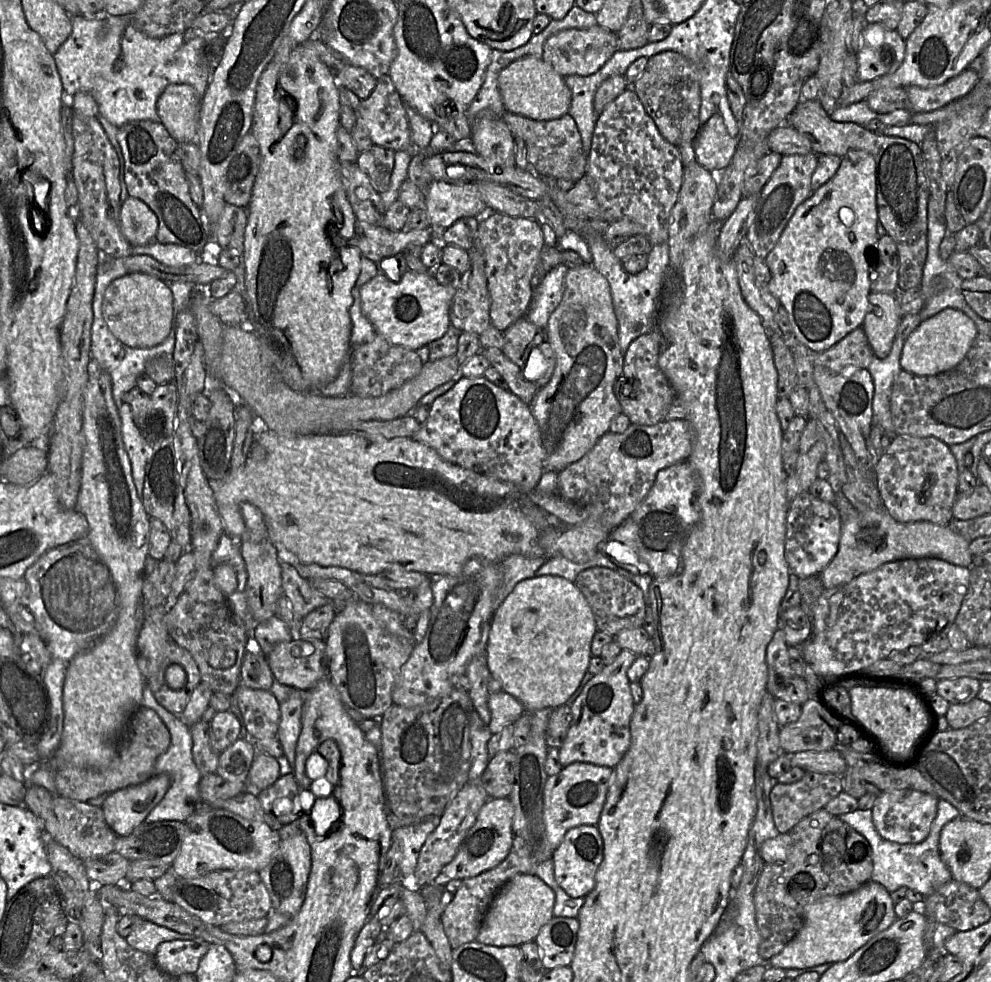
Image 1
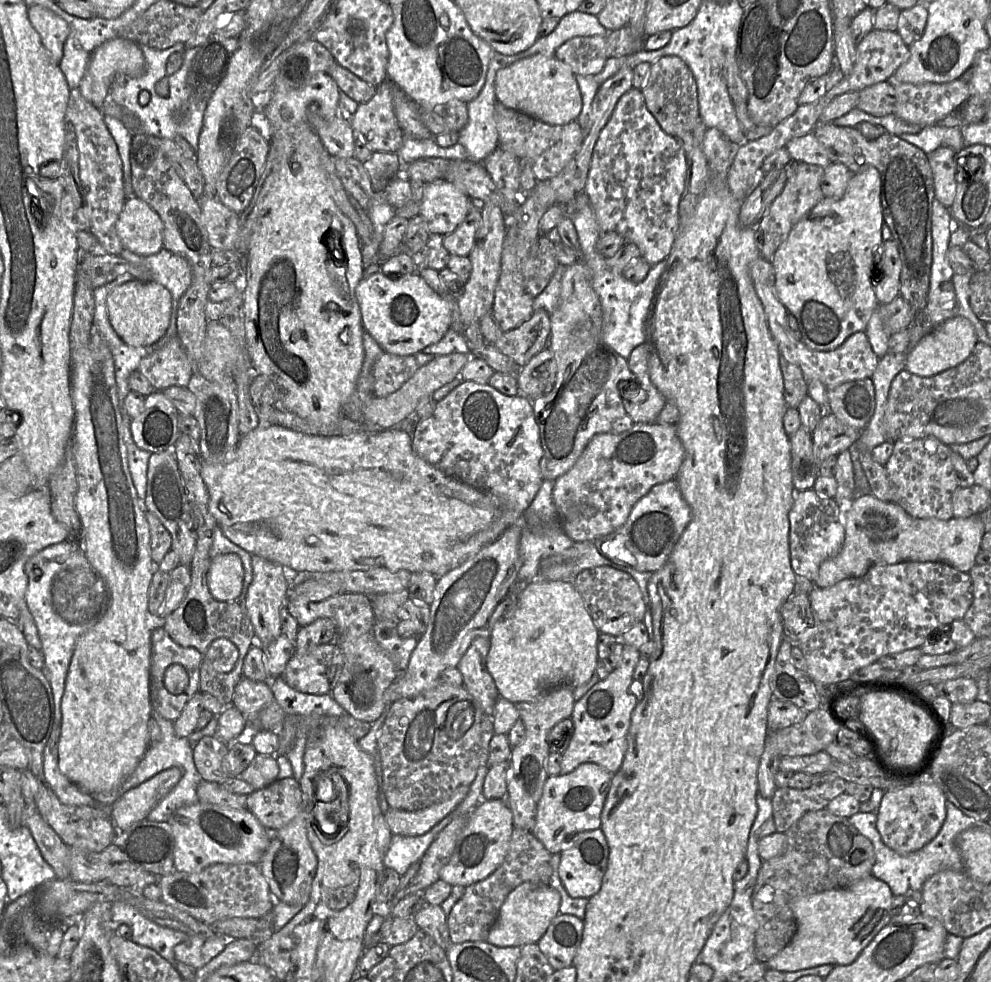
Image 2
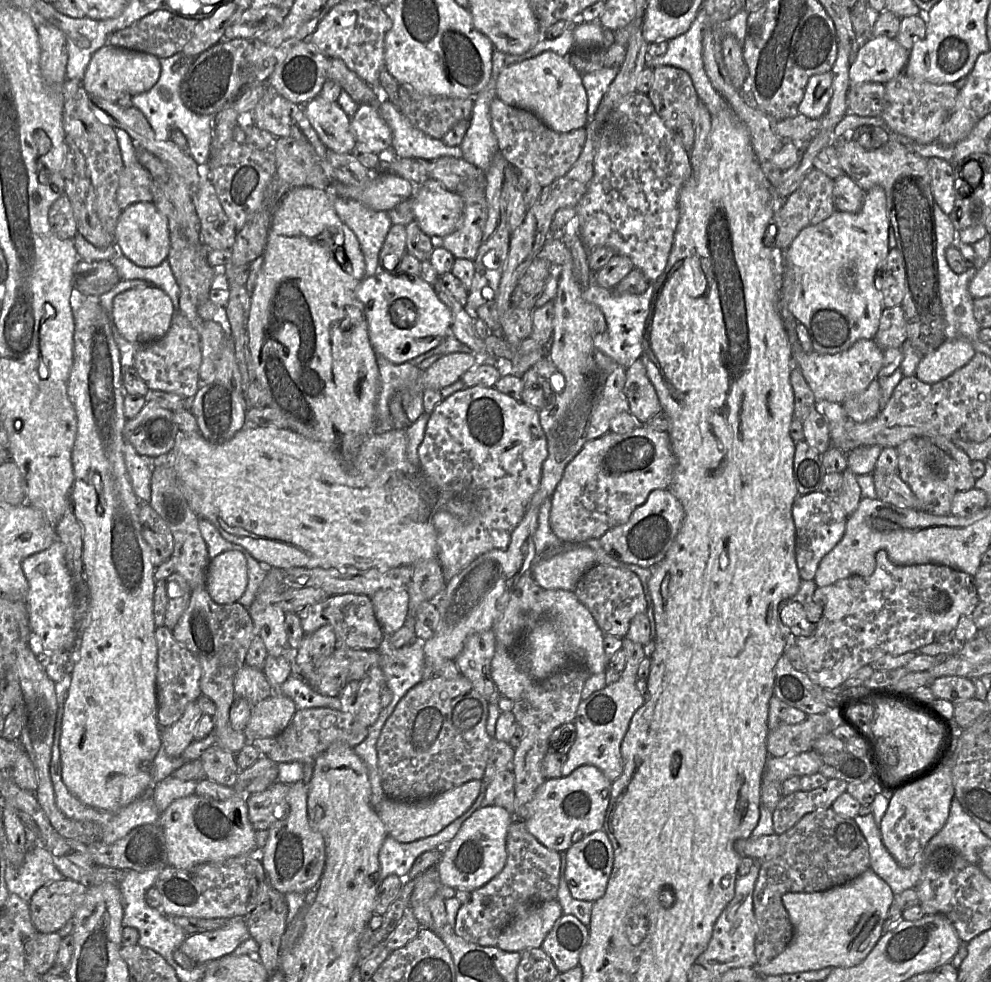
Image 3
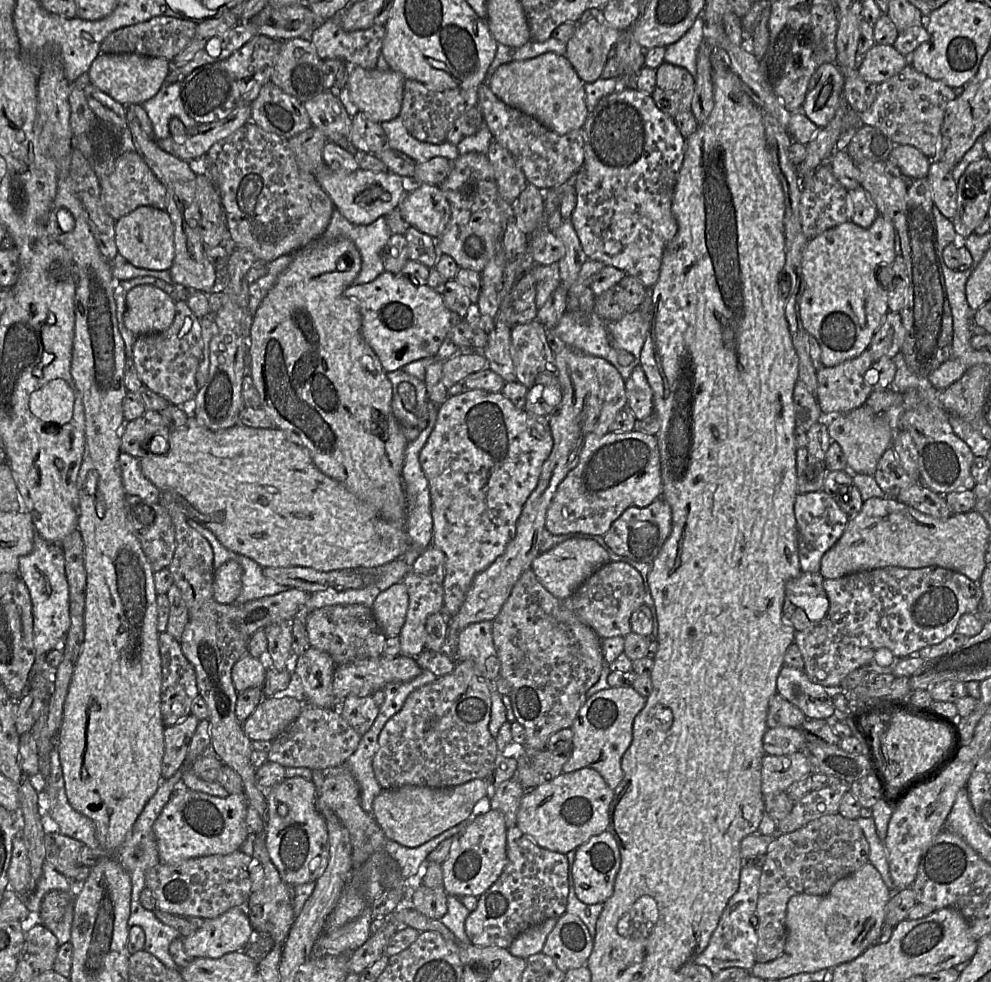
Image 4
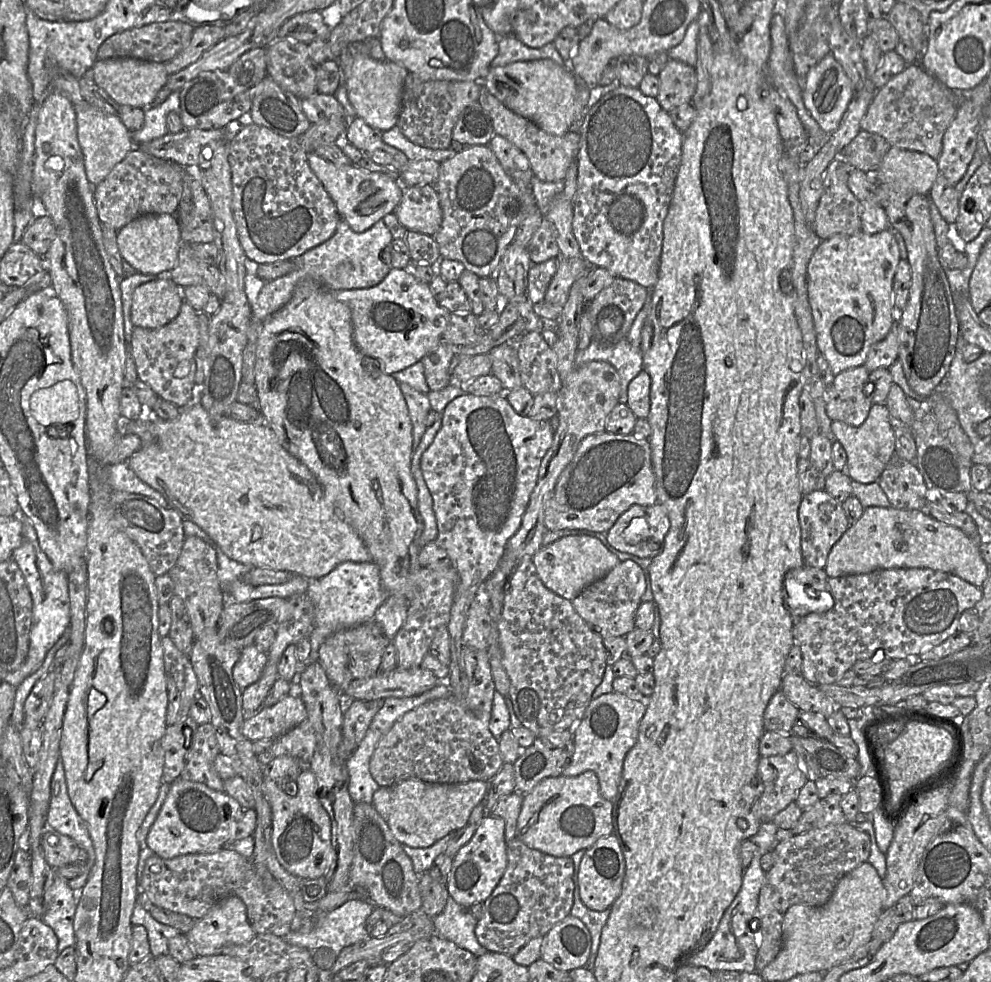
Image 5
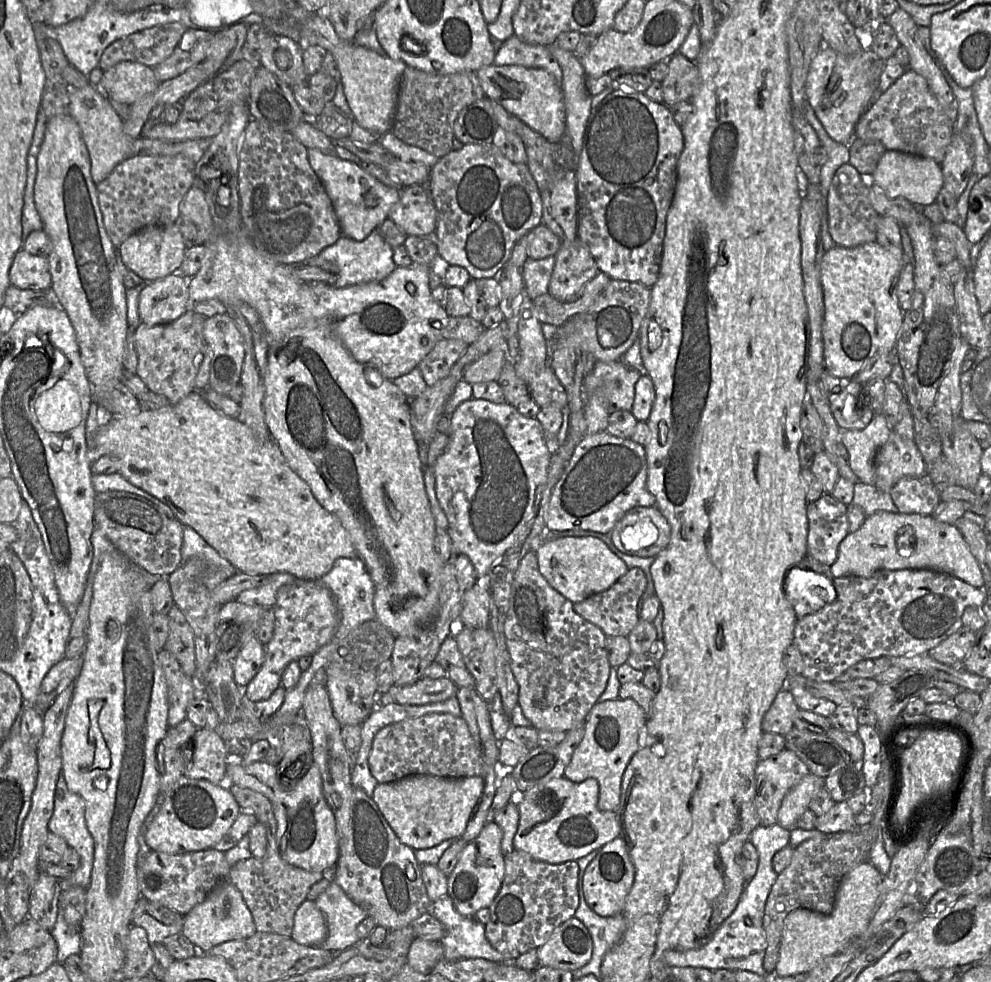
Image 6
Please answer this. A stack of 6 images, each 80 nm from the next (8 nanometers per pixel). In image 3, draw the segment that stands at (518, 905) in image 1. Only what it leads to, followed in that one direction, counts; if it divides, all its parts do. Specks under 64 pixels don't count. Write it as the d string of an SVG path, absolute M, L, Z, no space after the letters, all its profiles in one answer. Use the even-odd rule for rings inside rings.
M558 900L529 905L521 909L502 931L496 946L503 951L519 953L540 948L562 914Z

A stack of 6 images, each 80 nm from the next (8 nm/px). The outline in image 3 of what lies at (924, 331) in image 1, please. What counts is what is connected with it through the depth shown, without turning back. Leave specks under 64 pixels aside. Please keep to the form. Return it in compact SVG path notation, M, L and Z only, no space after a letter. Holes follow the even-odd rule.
M946 339L936 350L921 357L915 377L929 384L939 382L966 365L974 354L968 340Z

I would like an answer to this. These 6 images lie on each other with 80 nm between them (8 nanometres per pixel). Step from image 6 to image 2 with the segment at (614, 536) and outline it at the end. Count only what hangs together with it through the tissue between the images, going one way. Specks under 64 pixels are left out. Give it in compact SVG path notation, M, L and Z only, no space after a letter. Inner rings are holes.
M676 480L656 484L635 503L626 522L605 536L605 541L618 541L615 550L607 549L606 558L640 572L655 572L666 563L690 520L691 508L683 498Z

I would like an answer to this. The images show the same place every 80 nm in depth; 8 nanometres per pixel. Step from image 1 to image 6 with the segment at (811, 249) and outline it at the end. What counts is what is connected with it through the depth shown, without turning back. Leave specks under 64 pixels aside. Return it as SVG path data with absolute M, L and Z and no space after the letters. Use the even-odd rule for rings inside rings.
M877 242L854 248L835 245L825 252L821 262L824 317L822 323L823 358L825 369L833 376L851 379L877 354L895 350L897 335L903 323L903 311L897 299L897 283L905 254L903 248L884 248Z

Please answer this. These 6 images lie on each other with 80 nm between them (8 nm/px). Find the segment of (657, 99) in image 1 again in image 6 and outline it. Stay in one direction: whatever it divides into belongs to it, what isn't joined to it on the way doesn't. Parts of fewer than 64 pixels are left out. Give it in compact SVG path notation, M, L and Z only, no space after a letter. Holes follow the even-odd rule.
M680 53L668 59L667 74L662 80L663 103L672 106L690 101L698 86L698 67Z

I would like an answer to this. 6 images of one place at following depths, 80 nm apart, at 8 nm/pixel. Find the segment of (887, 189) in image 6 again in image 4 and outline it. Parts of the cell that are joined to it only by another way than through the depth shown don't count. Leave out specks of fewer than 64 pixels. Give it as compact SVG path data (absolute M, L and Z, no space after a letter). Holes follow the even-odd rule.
M894 144L889 159L900 171L911 178L927 178L931 160L911 145Z

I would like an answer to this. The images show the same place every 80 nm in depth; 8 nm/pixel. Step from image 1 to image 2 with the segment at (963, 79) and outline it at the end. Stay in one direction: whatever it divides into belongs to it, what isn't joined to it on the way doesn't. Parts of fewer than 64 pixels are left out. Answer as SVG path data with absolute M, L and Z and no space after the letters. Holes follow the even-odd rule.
M961 79L945 83L905 83L891 82L896 91L897 101L893 111L897 117L911 124L923 127L936 125L962 105L969 97L969 85Z

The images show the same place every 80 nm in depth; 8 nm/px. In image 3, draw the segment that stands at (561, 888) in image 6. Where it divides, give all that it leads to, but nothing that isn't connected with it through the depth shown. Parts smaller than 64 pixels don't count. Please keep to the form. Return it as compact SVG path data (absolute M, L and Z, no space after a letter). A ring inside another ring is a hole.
M514 819L506 839L507 860L502 871L482 887L471 892L468 903L458 910L454 933L468 943L496 946L502 931L523 908L558 899L561 856L549 850L527 830L524 821Z

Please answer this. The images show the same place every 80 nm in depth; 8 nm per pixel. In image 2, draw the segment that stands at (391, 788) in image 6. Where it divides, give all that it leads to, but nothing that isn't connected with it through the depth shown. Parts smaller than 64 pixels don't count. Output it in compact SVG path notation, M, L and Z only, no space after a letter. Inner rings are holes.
M469 786L457 788L445 801L418 811L389 808L384 813L392 834L419 836L429 832L437 823L453 812L469 793Z

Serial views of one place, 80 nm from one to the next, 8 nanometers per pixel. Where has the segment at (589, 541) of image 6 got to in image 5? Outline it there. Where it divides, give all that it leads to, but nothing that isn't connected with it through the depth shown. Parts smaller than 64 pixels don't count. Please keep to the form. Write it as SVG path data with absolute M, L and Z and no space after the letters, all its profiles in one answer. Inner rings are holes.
M567 536L548 546L542 546L533 555L533 563L543 584L570 601L586 587L606 576L620 562L599 539L592 536Z

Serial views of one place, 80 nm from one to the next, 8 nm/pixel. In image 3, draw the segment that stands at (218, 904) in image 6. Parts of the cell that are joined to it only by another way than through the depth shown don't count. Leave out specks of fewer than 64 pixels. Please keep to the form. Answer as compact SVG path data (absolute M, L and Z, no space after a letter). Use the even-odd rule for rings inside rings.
M233 917L219 929L188 935L179 949L196 964L206 964L231 954L250 937L245 918Z

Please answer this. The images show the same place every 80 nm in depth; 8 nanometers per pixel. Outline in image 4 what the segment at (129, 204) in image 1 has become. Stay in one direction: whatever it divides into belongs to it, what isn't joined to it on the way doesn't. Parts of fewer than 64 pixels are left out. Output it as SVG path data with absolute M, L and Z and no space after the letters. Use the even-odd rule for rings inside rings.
M140 206L115 221L115 243L118 253L137 268L170 270L175 258L174 226L165 210Z

